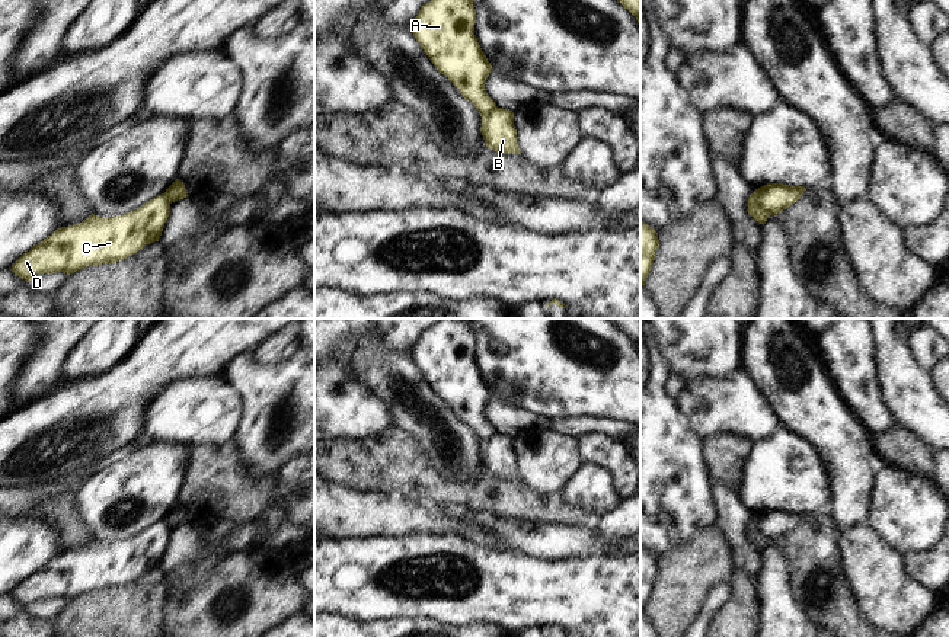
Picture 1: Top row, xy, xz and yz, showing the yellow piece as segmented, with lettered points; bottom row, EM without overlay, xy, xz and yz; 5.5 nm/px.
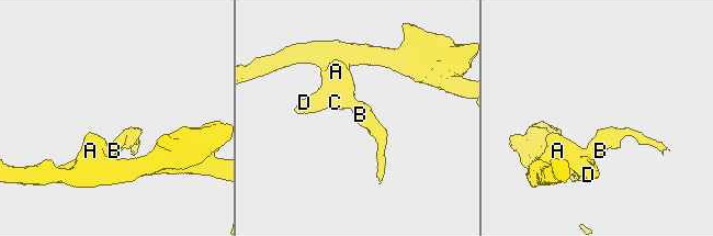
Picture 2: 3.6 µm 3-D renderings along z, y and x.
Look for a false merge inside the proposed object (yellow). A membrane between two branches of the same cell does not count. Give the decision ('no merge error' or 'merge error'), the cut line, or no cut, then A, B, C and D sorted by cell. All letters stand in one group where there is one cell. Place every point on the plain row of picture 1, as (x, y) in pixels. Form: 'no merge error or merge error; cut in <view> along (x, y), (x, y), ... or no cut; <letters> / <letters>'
merge error; cut in yz along (753, 518), (757, 528), (769, 538); A C D / B

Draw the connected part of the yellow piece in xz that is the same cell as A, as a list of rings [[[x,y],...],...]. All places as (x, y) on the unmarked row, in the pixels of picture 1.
[[[440,318],[425,329],[412,346],[412,359],[428,381],[435,394],[448,403],[479,436],[482,445],[496,432],[485,416],[488,401],[492,396],[474,361],[476,336],[470,320]]]

